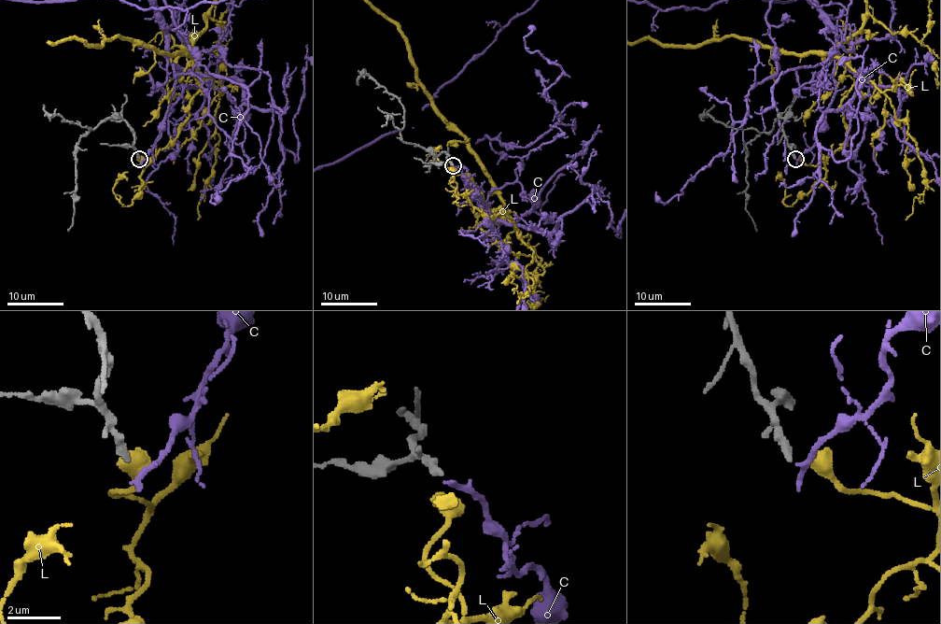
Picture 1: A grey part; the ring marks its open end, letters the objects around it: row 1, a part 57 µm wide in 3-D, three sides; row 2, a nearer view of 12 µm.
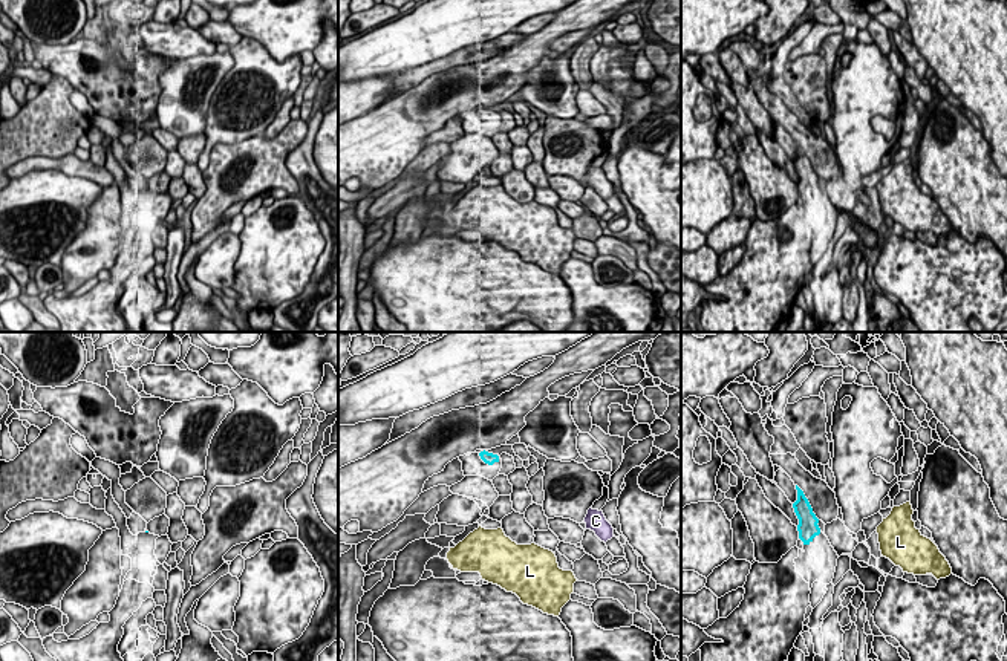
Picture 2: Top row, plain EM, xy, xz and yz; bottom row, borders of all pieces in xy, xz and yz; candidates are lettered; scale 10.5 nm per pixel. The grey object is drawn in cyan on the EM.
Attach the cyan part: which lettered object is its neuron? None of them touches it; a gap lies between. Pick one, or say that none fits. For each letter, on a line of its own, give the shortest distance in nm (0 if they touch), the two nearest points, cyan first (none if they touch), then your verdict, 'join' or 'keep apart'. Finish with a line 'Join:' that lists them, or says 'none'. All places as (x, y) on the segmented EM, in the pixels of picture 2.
C: 1050 nm | xz (498, 461), (588, 510) | keep apart
L: 600 nm | yz (819, 530), (876, 530) | keep apart
Join: none

